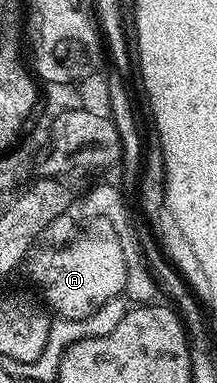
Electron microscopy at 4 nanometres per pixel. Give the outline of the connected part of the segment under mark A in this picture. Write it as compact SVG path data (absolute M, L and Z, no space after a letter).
M91 230L87 238L73 239L68 250L47 250L37 254L31 274L43 293L42 301L52 311L55 309L60 319L87 318L95 310L118 299L118 294L122 295L127 289L128 271L122 244L107 230Z

